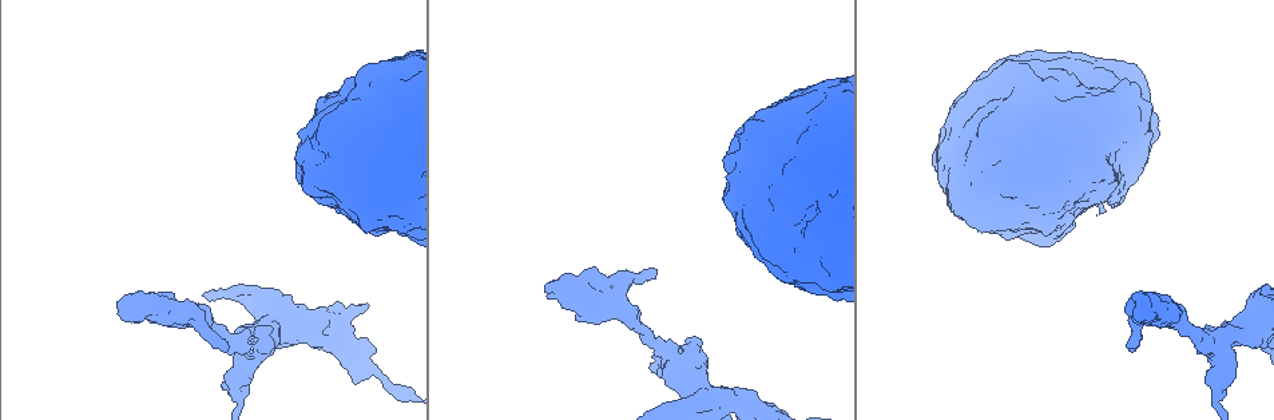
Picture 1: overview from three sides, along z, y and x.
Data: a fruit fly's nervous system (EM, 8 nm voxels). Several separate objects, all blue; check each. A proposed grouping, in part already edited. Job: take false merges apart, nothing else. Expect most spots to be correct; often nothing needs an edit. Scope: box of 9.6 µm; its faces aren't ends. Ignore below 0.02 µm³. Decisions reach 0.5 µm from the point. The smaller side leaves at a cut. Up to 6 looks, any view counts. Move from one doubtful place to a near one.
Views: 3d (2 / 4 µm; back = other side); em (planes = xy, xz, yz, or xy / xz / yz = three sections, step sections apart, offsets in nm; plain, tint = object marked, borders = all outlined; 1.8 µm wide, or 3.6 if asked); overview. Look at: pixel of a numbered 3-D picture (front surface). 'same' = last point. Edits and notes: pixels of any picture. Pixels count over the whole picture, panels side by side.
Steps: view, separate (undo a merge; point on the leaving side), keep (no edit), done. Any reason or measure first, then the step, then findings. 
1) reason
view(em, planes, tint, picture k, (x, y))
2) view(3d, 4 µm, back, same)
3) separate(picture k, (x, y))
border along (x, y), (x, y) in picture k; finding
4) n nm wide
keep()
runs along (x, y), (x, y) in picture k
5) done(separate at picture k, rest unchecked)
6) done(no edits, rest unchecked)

view(3d, 4 µm, back, picture 1, (672, 361))

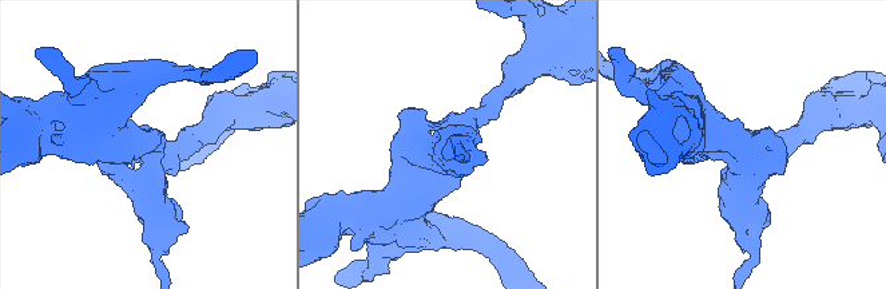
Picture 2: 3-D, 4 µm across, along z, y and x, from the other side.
shape alone is not enough
view(em, 3.6 µm, planes, tint, picture 2, (153, 153))

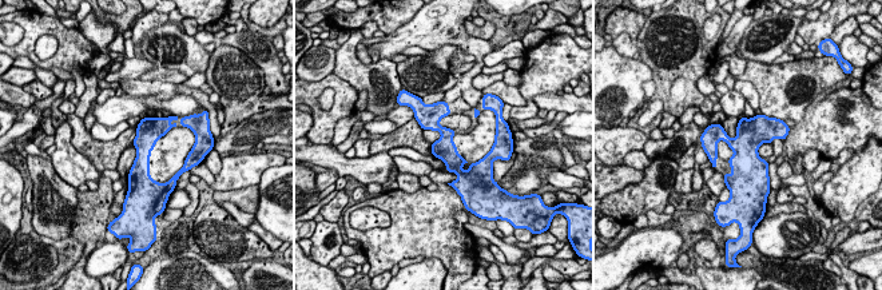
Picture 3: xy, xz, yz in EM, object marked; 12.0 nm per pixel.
keep()
runs along (443, 104), (436, 124), (461, 177) in picture 3; continuous, no second cell

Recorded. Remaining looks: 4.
closes a loop
view(3d, 4 µm, picture 1, (980, 209))

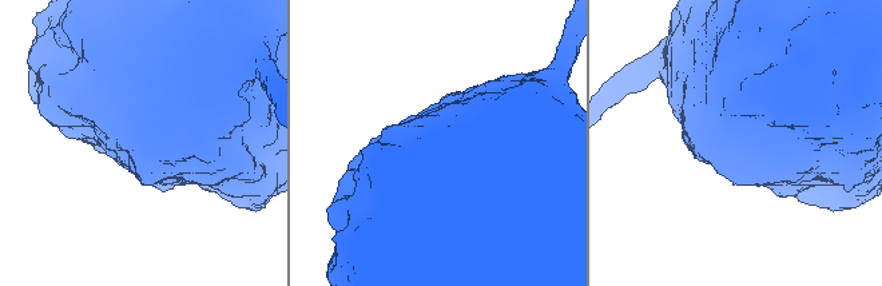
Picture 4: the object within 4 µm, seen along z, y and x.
view(em, 3.6 µm, yz, step 8, borders, picture 4, (155, 151))

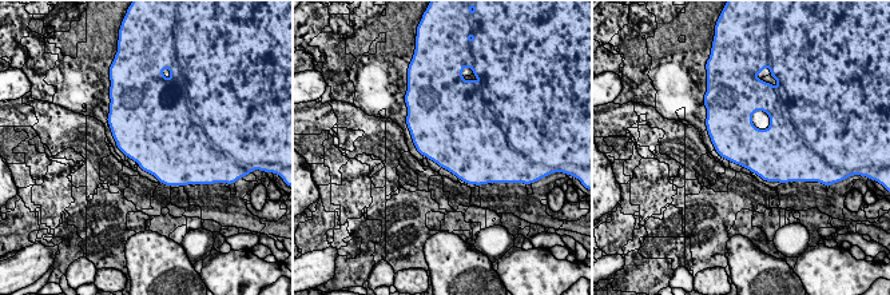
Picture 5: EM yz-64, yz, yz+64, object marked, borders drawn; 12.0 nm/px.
550 nm wide
keep()
one cell here

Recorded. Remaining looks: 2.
branch point
view(em, 3.6 µm, xz, step 8, tint, picture 1, (588, 298))

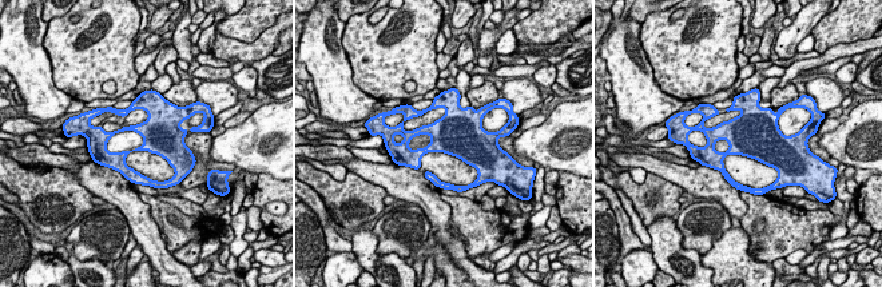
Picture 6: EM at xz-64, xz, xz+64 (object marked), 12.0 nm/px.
keep()
all the same cell

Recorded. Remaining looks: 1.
done(no edits, rest unchecked)

